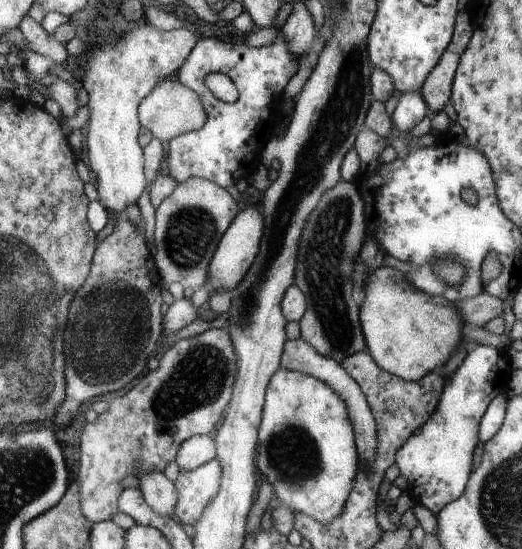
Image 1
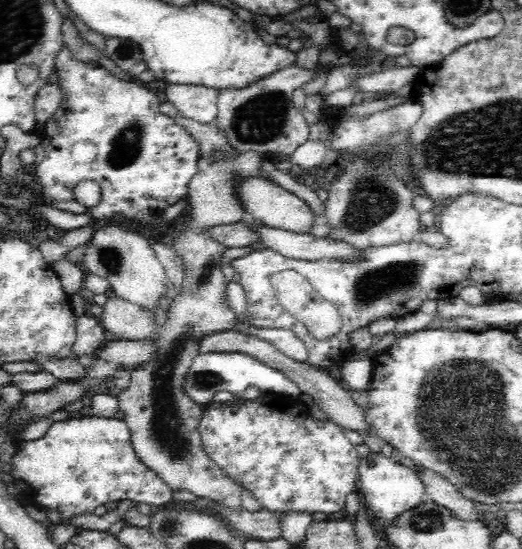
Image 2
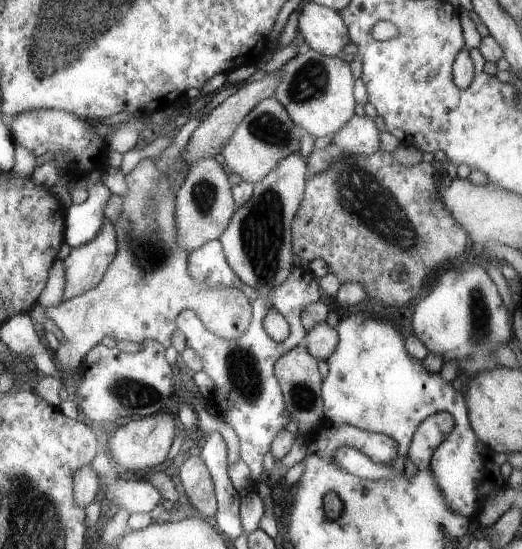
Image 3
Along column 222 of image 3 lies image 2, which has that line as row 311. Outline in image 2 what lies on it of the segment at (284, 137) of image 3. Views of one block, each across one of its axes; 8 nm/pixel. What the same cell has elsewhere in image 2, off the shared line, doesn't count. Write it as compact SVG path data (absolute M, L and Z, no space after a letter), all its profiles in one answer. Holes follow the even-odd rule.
M104 226L96 230L92 242L86 248L83 264L90 268L90 273L104 278L116 297L150 313L156 312L160 300L166 296L167 274L156 258L151 243L146 242L146 238L142 238L140 234L126 230L124 226Z

